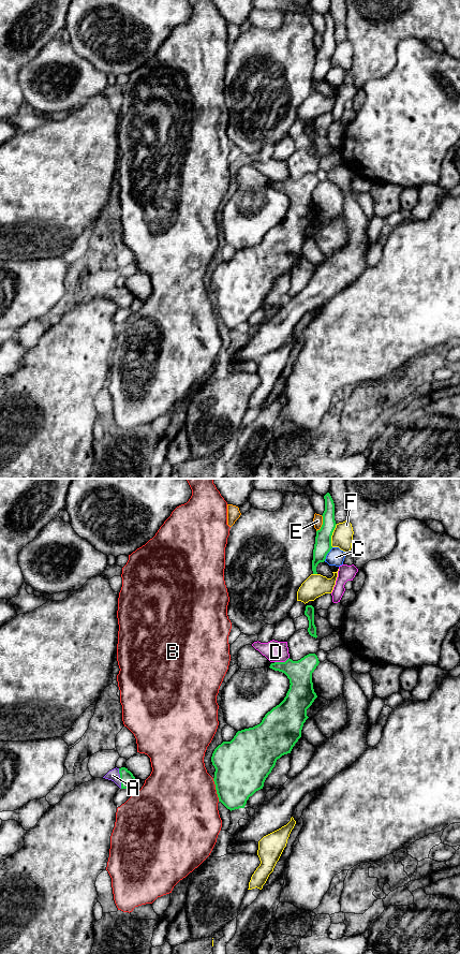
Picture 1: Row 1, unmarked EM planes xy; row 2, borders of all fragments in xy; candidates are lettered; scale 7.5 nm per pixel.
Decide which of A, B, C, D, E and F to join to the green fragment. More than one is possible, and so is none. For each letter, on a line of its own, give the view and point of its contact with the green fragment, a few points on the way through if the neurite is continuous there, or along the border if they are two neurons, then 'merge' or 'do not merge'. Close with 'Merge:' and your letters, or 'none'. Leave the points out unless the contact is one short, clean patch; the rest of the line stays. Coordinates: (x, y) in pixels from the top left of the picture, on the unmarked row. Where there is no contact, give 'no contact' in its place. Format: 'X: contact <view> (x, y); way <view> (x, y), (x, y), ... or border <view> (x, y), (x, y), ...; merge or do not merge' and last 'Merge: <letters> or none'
A: contact xy (120, 297); way xy (127, 297), (120, 297), (113, 294); merge
B: contact xy (216, 308); do not merge
C: contact xy (327, 72); do not merge
D: contact xy (281, 181); do not merge
E: contact xy (323, 43); do not merge
F: contact xy (331, 54); do not merge
Merge: A

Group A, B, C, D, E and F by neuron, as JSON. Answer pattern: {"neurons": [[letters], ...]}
{"neurons": [["A"], ["B"], ["C"], ["D"], ["E"], ["F"]]}

